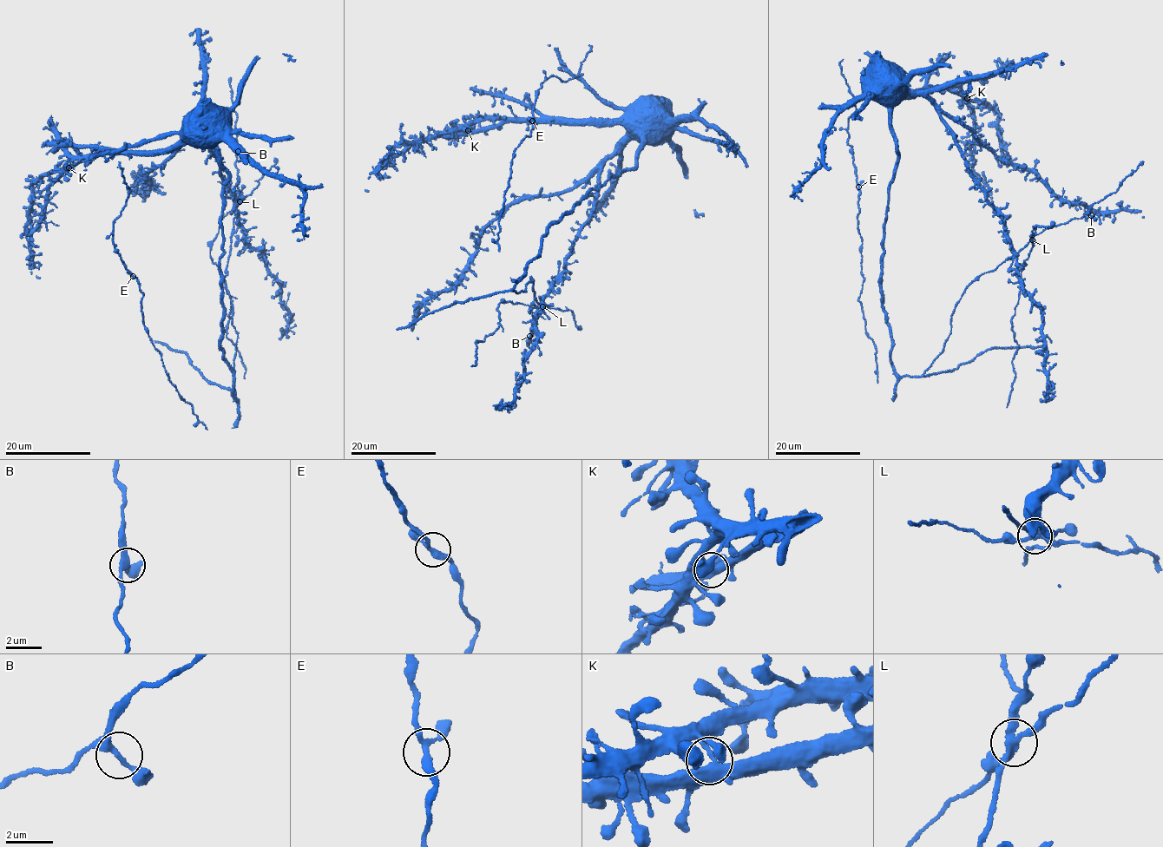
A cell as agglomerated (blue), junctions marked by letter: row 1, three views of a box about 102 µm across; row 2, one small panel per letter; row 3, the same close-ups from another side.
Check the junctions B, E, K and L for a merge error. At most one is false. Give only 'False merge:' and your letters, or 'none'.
False merge: L

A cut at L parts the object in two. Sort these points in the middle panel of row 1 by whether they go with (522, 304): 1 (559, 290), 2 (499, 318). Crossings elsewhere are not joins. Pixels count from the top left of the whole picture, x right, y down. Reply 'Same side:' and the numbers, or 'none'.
Same side: 2

